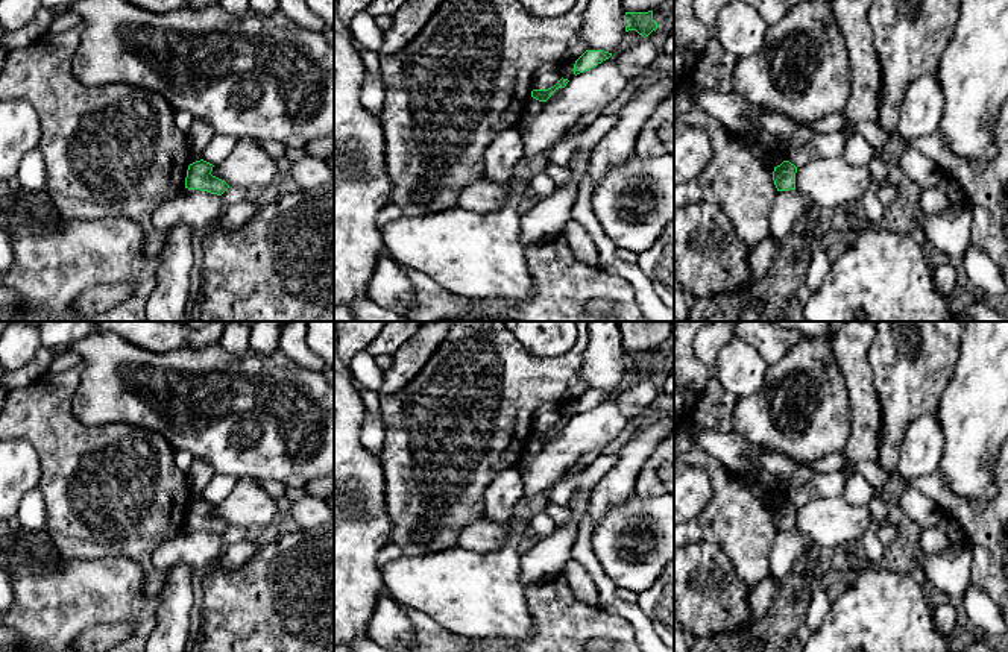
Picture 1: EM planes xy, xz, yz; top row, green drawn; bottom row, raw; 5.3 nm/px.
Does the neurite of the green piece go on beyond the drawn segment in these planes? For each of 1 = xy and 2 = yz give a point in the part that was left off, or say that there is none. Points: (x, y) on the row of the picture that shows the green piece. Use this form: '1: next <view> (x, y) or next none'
1: next none
2: next none

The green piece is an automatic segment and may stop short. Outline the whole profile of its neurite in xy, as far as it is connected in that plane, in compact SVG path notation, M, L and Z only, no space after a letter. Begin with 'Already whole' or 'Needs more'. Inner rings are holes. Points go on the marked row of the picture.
Already whole. M203 159L190 164L185 177L185 188L222 196L229 185L211 174L213 167L213 164Z

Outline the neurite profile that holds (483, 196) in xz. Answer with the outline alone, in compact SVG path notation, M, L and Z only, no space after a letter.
M486 176L463 188L458 206L471 212L490 214L499 211L512 193L512 179L504 183L492 183Z

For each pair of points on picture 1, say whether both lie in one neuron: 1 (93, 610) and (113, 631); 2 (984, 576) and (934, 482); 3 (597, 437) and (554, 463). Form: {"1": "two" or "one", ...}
{"1": "two", "2": "one", "3": "one"}

